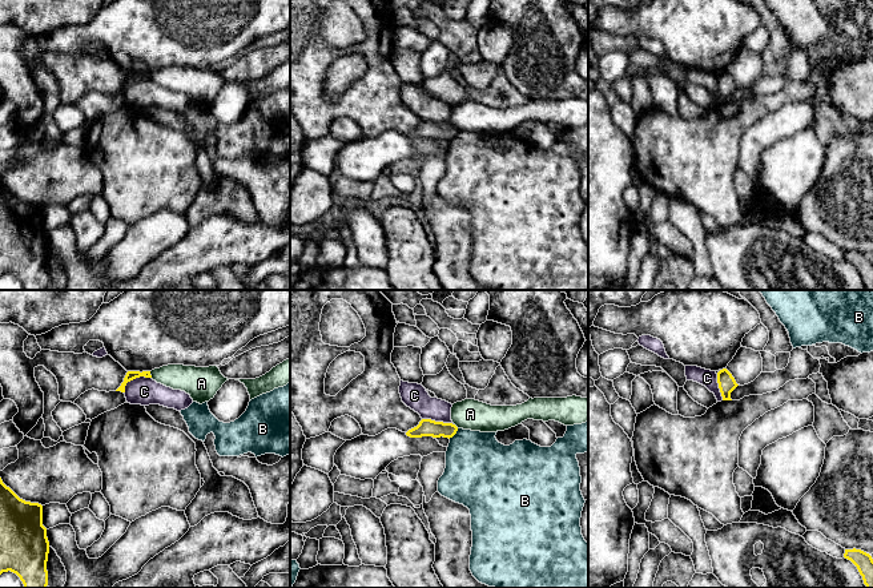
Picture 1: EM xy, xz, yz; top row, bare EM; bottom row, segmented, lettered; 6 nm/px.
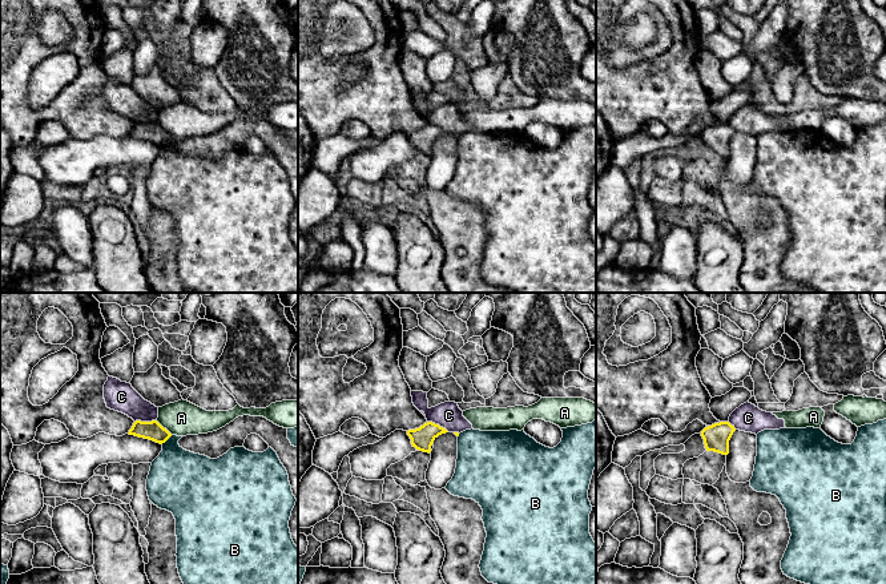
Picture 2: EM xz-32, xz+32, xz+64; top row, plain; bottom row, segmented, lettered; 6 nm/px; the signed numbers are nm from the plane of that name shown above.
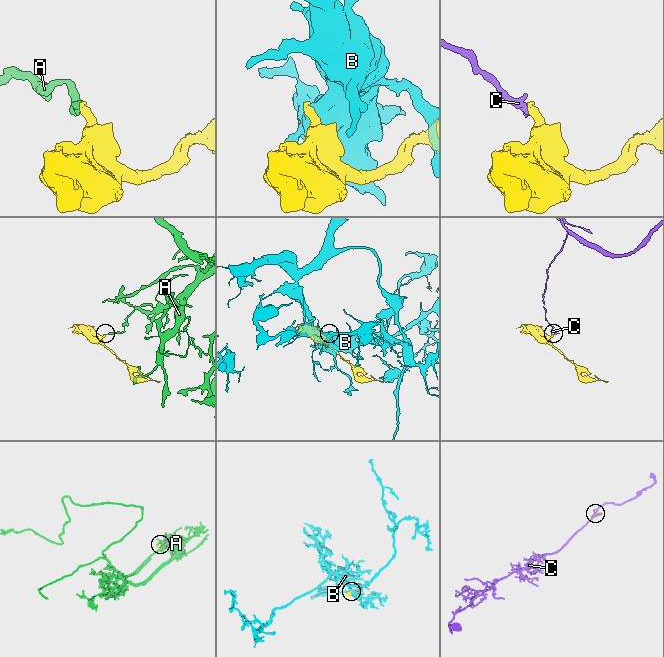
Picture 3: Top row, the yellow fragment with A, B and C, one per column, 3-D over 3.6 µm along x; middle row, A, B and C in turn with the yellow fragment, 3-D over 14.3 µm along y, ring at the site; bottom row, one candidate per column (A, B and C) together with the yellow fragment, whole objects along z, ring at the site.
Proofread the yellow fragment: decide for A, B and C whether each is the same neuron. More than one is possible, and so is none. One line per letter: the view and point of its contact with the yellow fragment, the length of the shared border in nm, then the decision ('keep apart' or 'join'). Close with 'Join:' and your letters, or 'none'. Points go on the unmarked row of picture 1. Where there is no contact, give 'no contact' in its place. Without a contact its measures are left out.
A: meets yellow in xy at (149, 76); contact 40 nm long; keep apart
B: meets yellow in xz at (454, 136); contact 90 nm long; keep apart
C: meets yellow in xy at (133, 80); contact 190 nm long; keep apart
Join: none

